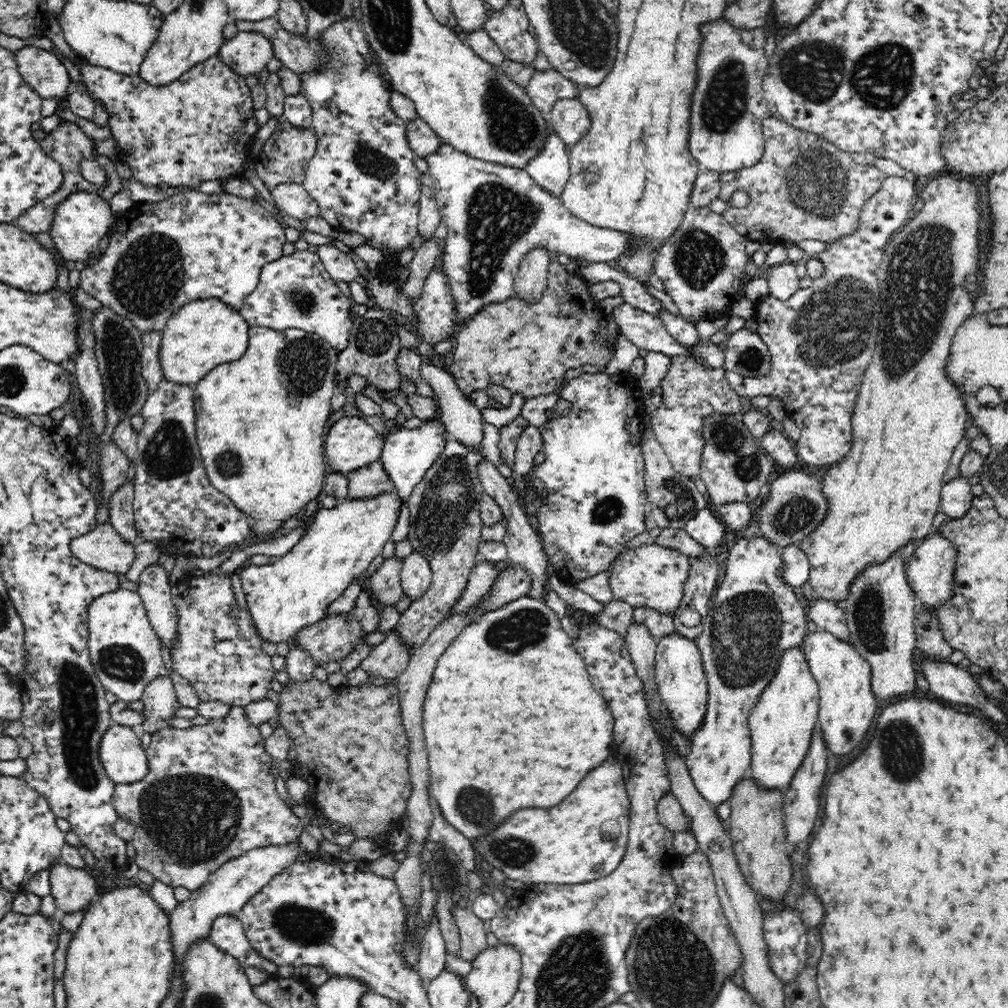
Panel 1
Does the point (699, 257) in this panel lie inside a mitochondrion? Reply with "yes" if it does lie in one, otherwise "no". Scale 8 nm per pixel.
yes

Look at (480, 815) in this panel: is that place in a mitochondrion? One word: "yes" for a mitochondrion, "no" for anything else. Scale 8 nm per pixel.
yes

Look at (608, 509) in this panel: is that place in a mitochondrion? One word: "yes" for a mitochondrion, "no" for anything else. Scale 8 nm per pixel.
yes

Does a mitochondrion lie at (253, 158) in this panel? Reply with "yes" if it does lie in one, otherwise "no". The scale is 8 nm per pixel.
no

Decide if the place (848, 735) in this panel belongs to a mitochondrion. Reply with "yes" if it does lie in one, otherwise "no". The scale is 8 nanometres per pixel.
yes

